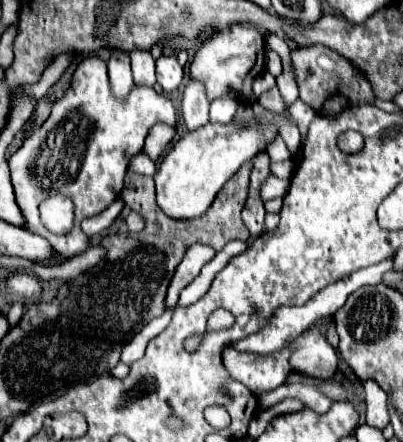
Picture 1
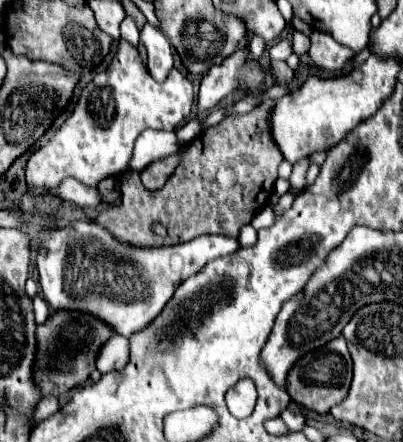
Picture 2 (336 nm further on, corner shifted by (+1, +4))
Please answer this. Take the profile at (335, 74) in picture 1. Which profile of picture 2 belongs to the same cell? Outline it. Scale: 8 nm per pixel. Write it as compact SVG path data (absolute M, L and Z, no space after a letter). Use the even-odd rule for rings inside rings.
M294 31L294 33L292 33L292 45L294 45L294 53L296 53L298 57L302 57L302 55L308 53L308 49L310 49L310 39L308 39L304 33Z

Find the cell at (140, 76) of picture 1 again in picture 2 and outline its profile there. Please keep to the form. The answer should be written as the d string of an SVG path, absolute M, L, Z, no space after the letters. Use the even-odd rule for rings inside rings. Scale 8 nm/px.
M126 17L124 21L122 21L122 25L120 25L120 31L122 31L122 39L126 39L130 45L138 45L138 41L140 41L140 33L138 33L138 27L136 27L136 23L130 19L130 17Z

